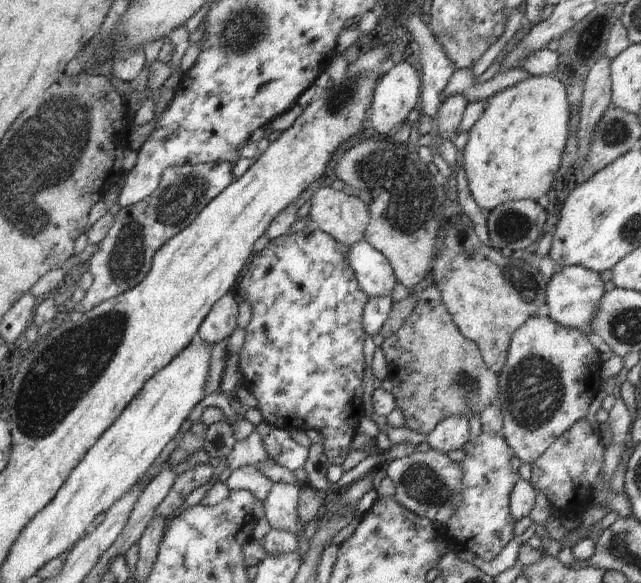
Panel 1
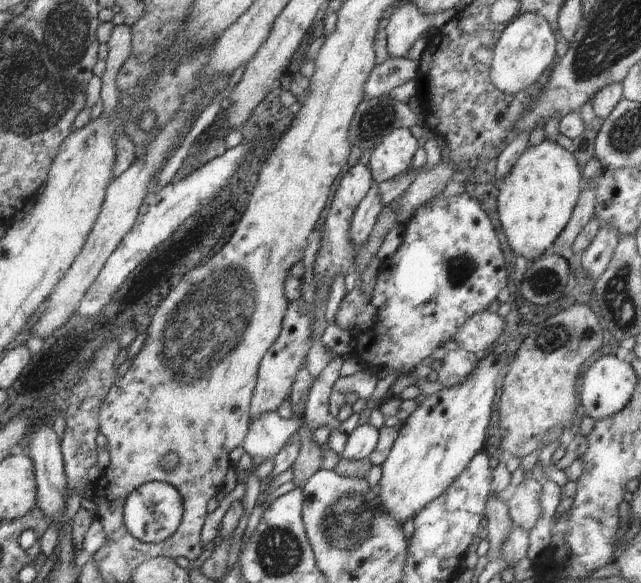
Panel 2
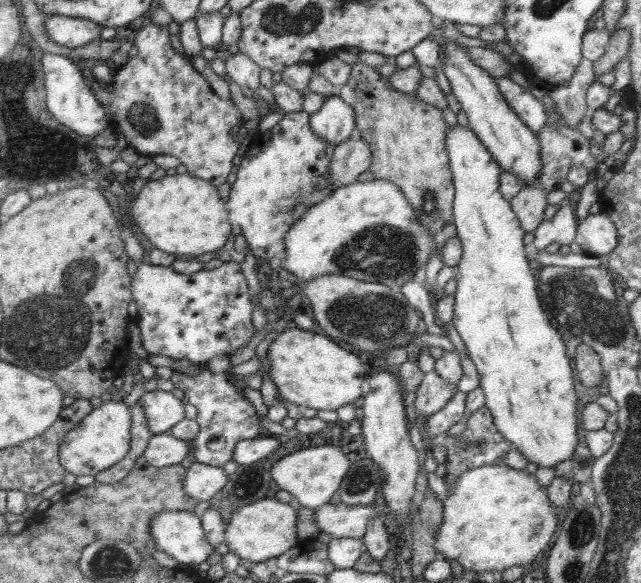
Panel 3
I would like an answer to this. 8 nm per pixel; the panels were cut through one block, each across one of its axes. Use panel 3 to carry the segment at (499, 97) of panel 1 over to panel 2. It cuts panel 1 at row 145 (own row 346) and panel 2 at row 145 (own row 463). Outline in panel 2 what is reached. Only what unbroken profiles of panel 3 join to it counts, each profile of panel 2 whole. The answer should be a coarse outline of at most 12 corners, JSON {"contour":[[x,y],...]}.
{"contour":[[543,140],[498,187],[498,220],[534,262],[570,222],[583,176]]}

